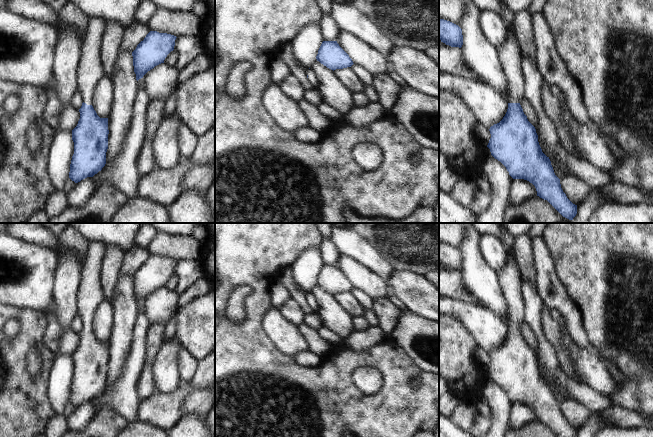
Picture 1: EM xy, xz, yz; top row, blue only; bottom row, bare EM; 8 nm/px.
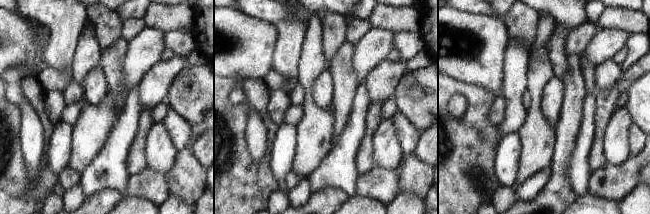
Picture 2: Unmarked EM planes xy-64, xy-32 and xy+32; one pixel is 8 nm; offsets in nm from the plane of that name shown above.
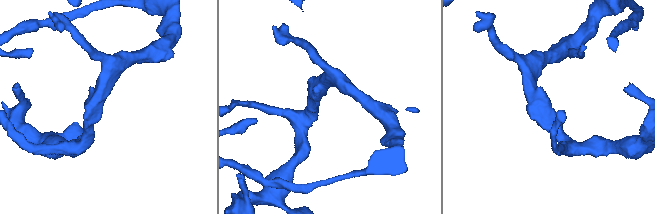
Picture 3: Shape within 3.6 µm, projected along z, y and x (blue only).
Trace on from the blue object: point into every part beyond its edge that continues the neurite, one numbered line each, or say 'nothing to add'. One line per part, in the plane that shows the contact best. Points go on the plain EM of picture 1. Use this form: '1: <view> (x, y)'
1: yz (509, 277)

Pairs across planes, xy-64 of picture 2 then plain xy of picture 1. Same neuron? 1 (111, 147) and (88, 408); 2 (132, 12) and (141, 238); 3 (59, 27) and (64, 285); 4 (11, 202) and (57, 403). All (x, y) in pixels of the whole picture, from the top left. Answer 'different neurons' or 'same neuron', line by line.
1: different neurons
2: same neuron
3: same neuron
4: different neurons

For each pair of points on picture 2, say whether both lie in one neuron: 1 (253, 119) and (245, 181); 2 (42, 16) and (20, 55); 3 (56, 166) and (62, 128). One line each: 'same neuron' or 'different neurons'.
1: different neurons
2: different neurons
3: same neuron

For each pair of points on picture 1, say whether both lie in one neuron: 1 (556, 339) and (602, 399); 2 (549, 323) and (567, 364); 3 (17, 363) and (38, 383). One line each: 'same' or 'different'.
1: different
2: same
3: same

